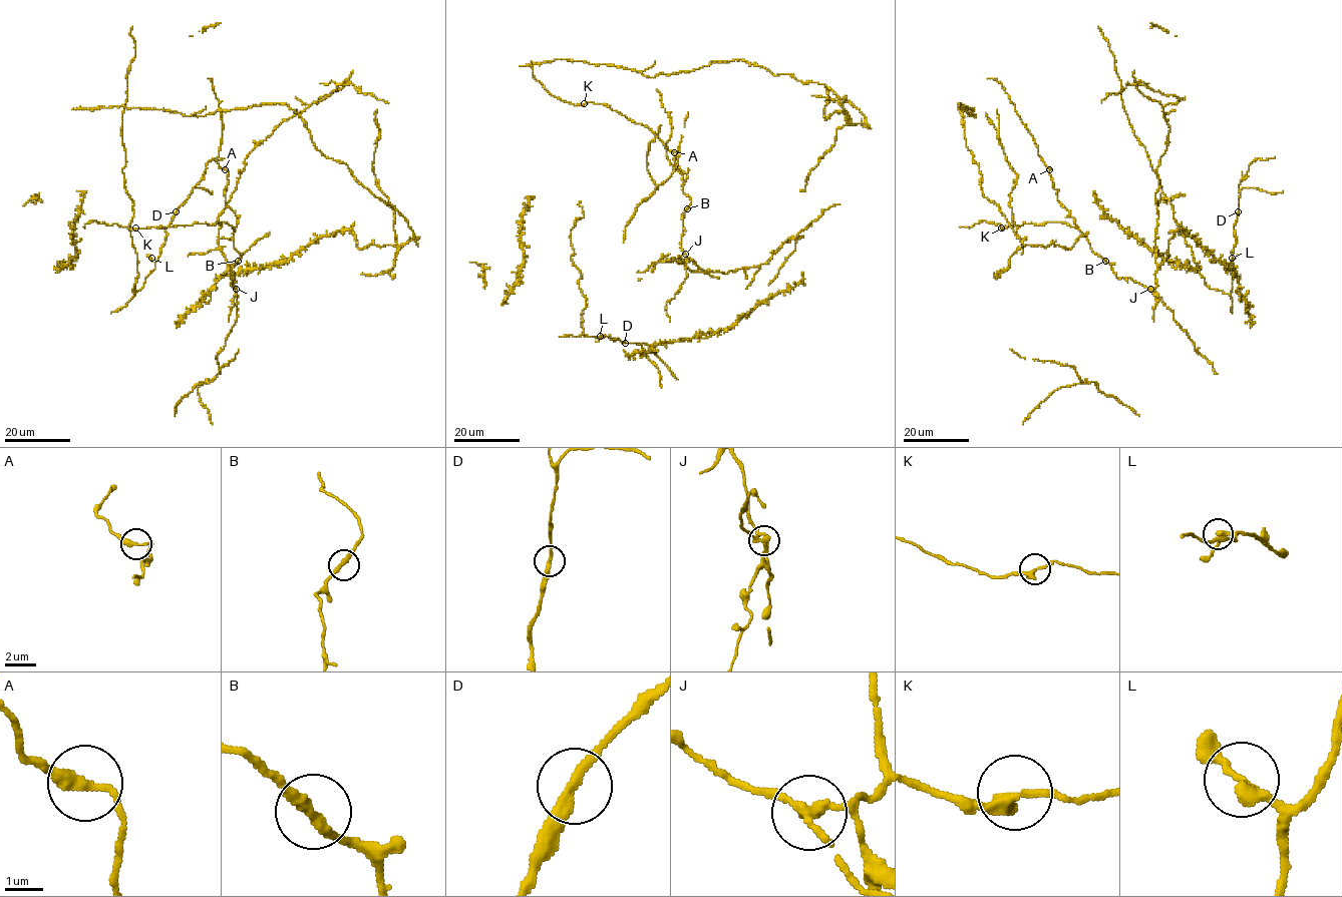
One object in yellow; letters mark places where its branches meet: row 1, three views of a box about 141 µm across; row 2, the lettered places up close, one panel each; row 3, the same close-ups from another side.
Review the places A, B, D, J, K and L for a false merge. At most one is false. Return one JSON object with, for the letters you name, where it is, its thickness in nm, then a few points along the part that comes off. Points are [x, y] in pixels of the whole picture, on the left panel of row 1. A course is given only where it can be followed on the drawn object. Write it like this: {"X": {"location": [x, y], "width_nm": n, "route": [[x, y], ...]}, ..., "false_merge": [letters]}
{"J": {"location": [236, 289], "width_nm": 280}, "false_merge": ["J"]}

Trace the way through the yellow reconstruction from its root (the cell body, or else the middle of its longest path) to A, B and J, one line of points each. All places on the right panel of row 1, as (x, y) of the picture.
A: (1135, 282), (1129, 278), (1118, 278), (1111, 266), (1092, 252), (1075, 219), (1057, 200), (1049, 169)
B: (1135, 282), (1129, 278), (1118, 278), (1105, 261)
J: (1135, 282), (1149, 289)

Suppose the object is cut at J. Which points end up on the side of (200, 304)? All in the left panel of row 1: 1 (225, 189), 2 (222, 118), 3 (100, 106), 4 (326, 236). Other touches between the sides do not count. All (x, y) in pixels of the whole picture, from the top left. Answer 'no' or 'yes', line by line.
1: yes
2: yes
3: no
4: yes

